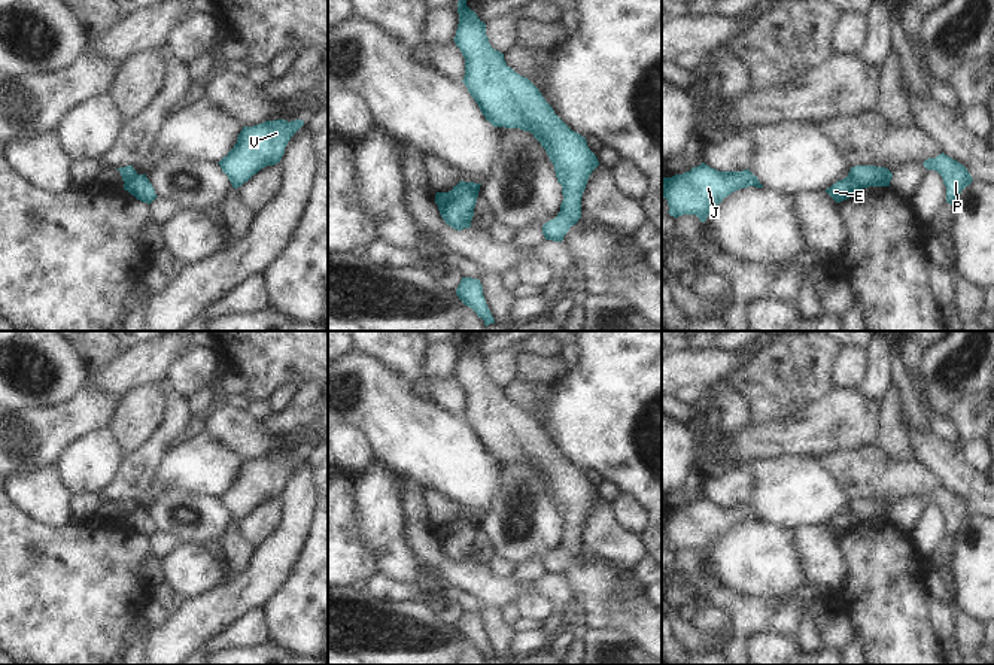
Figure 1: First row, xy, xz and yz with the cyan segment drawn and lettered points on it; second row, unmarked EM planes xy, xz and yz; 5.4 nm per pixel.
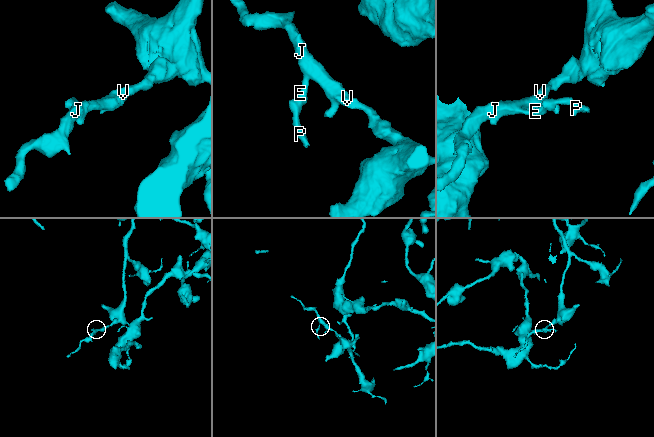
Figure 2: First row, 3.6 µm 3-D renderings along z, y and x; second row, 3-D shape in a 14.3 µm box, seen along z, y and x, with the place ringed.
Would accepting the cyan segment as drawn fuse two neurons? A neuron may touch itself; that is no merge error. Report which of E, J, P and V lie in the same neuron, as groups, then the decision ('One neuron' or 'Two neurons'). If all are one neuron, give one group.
Groups: E J V / P. Two neurons

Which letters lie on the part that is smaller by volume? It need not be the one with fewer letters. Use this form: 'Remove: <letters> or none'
Remove: P

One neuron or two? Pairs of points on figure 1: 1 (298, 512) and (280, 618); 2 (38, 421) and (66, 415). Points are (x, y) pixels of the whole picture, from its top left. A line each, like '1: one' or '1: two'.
1: two
2: one

